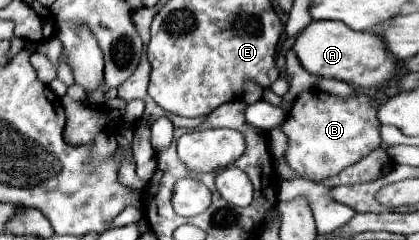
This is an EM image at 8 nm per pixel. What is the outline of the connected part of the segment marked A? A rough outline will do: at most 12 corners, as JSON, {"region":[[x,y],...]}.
{"region":[[312,21],[294,51],[308,73],[364,89],[398,73],[382,37]]}

